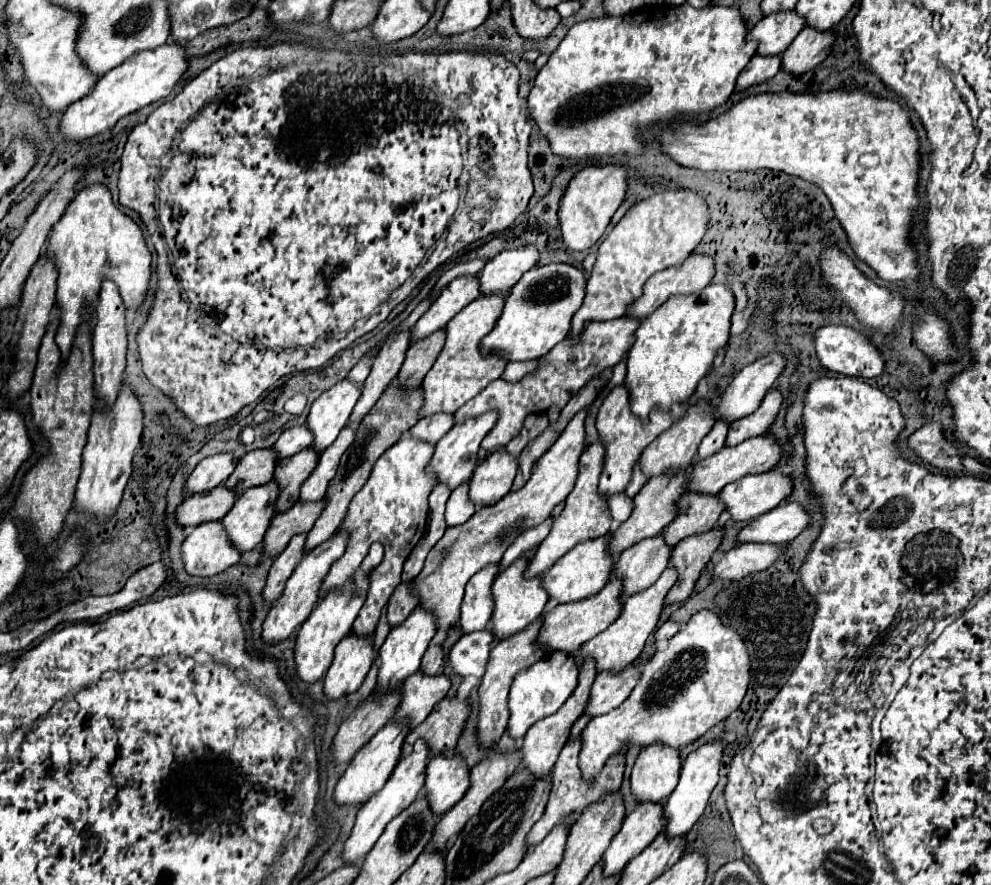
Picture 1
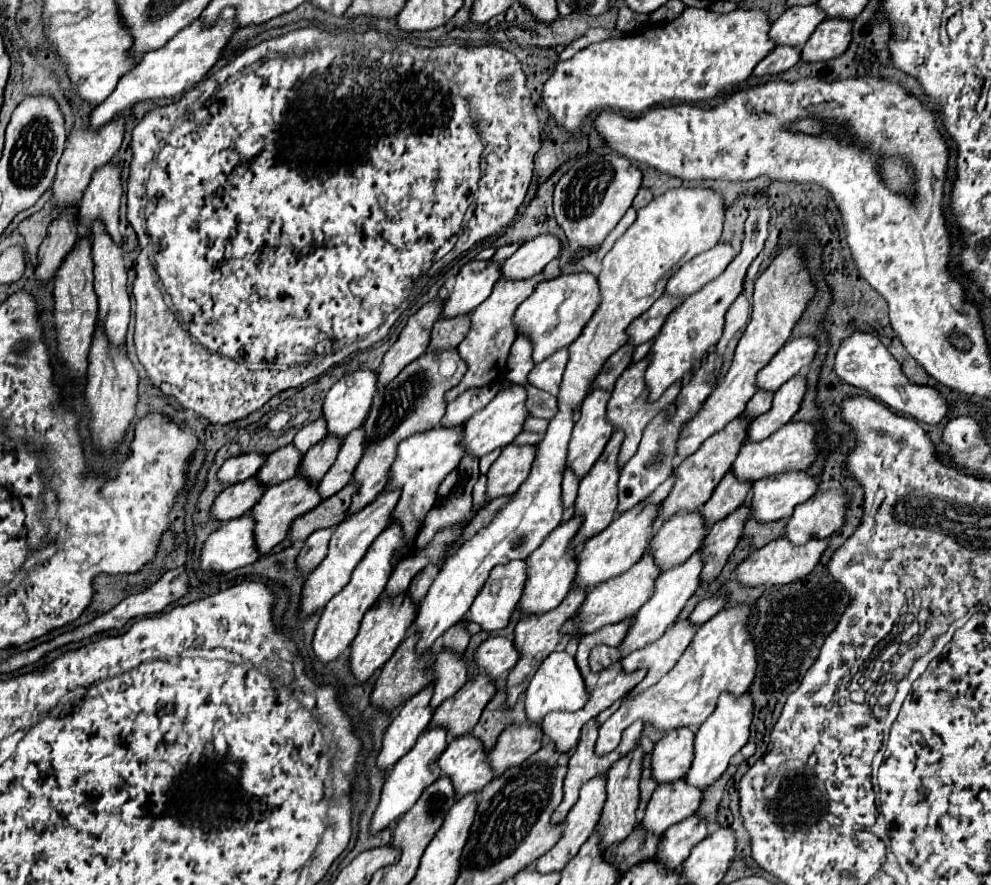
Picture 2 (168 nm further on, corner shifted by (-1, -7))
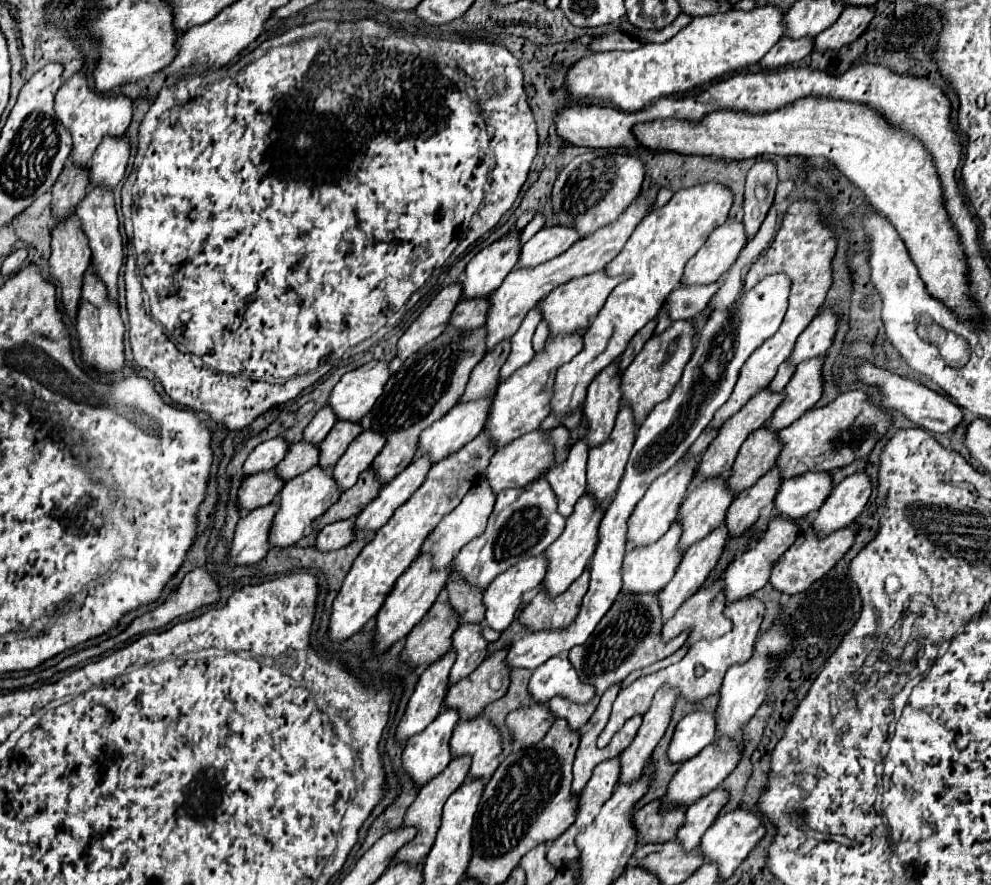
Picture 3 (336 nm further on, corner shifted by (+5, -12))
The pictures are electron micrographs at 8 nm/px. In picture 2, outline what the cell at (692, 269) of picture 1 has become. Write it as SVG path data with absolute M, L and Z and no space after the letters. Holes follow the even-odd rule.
M719 243L713 249L693 257L689 263L685 263L669 281L665 287L665 295L671 297L689 297L697 293L703 285L717 279L725 267L733 261L733 247L727 243Z

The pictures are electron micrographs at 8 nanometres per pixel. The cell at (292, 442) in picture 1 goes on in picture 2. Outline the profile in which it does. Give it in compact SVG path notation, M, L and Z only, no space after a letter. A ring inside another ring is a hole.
M317 419L317 421L311 421L307 423L293 439L293 445L301 451L301 453L307 453L313 445L317 445L323 437L327 435L327 427L325 427L325 419Z

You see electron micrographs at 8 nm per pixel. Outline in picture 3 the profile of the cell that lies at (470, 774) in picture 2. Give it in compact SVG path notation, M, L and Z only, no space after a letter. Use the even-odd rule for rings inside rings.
M483 714L469 720L463 718L455 726L451 738L451 752L453 756L473 756L473 764L469 770L473 778L489 780L499 766L497 756L501 754L501 750L501 732Z

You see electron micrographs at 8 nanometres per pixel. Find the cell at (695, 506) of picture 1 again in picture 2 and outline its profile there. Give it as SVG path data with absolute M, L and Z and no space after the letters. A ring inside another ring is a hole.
M727 473L723 481L713 489L709 501L701 507L701 517L705 527L711 527L715 521L721 521L731 511L741 507L749 491L751 491L751 483L741 483L731 473Z

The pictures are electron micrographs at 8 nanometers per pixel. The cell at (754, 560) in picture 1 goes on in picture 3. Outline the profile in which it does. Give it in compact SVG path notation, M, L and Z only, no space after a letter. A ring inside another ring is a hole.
M853 520L851 526L845 526L843 530L837 530L835 534L829 534L827 538L819 538L813 530L805 530L795 540L795 544L791 546L791 550L787 550L783 554L783 558L773 566L769 582L773 584L773 588L777 588L779 592L789 594L789 596L805 592L815 580L823 578L823 574L827 574L839 562L839 558L845 556L845 552L853 546L859 528L861 528L861 522Z

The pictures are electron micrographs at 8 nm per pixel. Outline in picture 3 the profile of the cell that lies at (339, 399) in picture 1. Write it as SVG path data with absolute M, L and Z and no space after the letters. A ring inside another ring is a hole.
M371 360L371 362L363 364L363 366L359 366L357 370L347 372L347 374L337 382L337 386L335 386L333 392L331 392L329 406L333 408L333 412L337 414L339 420L359 422L359 420L371 410L371 406L377 402L379 394L383 394L383 386L387 384L387 380L389 380L389 362Z

